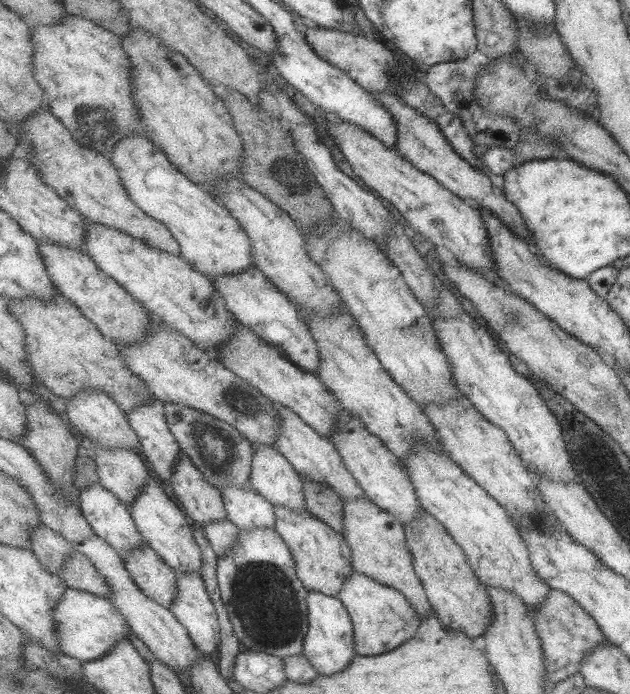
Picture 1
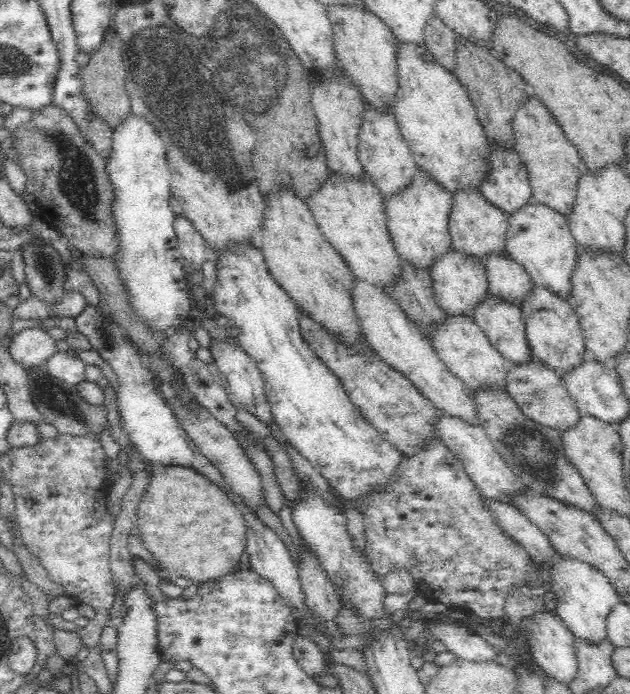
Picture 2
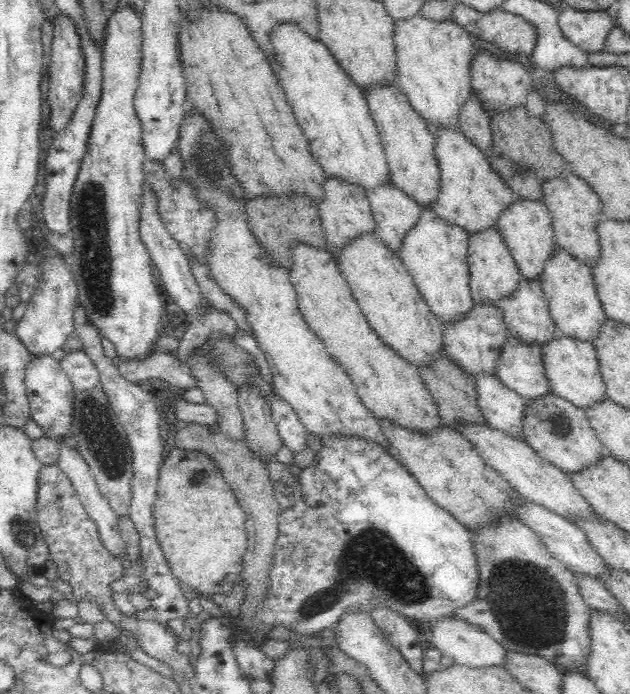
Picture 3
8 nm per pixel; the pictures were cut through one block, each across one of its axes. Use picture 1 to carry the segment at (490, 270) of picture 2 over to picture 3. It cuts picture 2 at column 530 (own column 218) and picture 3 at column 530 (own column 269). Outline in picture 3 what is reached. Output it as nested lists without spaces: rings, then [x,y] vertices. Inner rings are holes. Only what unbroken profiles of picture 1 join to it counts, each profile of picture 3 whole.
[[[523,277],[516,290],[508,292],[508,296],[500,296],[496,305],[502,309],[507,332],[511,332],[512,336],[518,336],[520,340],[542,345],[557,334],[539,278]]]

